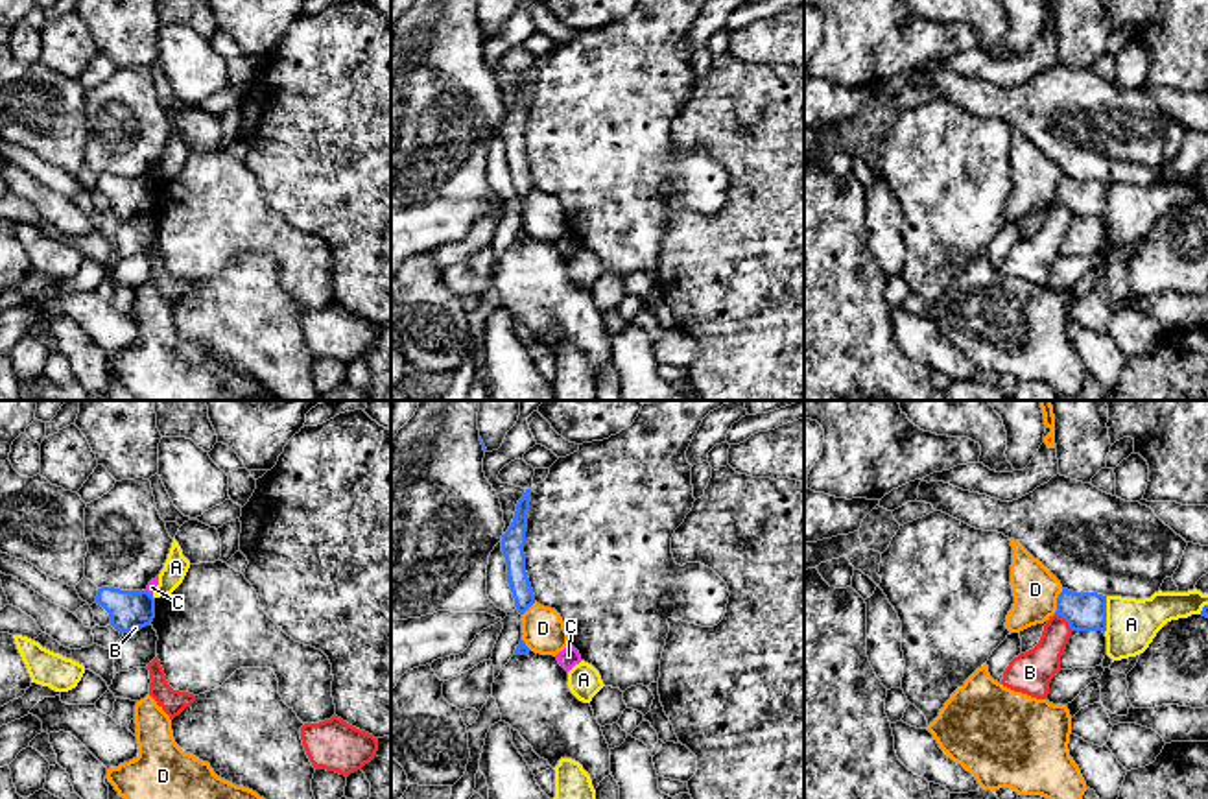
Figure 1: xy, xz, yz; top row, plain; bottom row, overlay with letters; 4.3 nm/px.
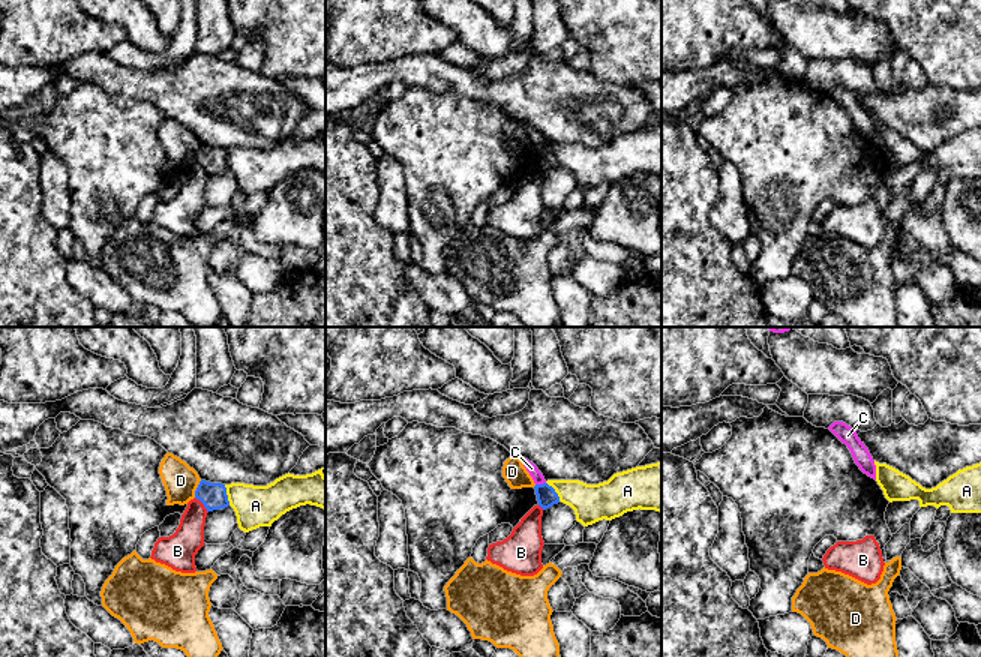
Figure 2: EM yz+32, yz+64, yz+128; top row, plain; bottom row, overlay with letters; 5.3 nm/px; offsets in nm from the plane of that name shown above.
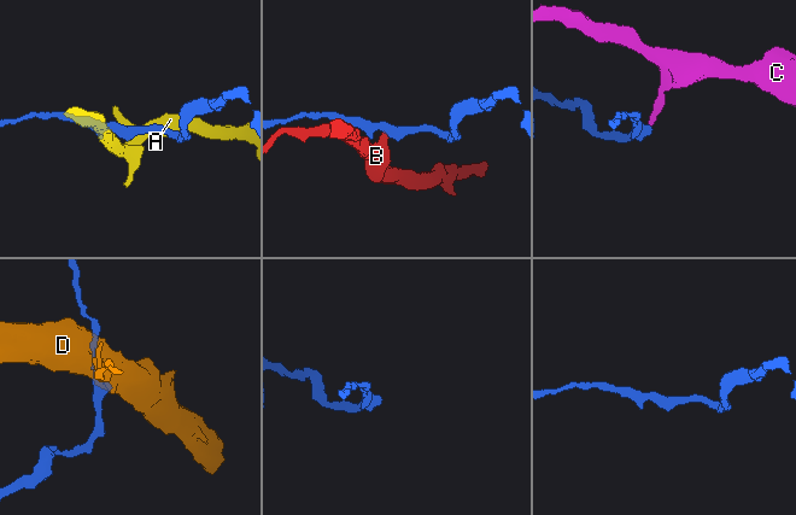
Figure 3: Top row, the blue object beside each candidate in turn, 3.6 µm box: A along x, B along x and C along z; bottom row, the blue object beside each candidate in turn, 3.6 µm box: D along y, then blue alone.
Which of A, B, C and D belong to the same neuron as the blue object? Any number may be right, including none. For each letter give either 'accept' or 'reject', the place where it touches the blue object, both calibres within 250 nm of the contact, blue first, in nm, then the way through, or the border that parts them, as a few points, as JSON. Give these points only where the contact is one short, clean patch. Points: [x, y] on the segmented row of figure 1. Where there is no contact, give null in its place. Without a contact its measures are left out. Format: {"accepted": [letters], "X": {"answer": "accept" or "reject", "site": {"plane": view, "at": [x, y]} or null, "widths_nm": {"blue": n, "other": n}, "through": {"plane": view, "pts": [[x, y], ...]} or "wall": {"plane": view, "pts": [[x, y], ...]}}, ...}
{"accepted": [], "A": {"answer": "reject", "site": {"plane": "yz", "at": [1105, 615]}, "widths_nm": {"blue": 170, "other": 220}}, "B": {"answer": "reject", "site": {"plane": "yz", "at": [1065, 619]}, "widths_nm": {"blue": 170, "other": 160}, "wall": {"plane": "yz", "pts": [[1055, 613], [1072, 630]]}}, "C": {"answer": "reject", "site": {"plane": "xy", "at": [148, 593]}, "widths_nm": {"blue": 170, "other": 50}, "wall": {"plane": "xy", "pts": [[146, 589], [152, 595]]}}, "D": {"answer": "reject", "site": {"plane": "yz", "at": [1057, 602]}, "widths_nm": {"blue": 170, "other": 200}, "wall": {"plane": "yz", "pts": [[1063, 589], [1054, 613]]}}}

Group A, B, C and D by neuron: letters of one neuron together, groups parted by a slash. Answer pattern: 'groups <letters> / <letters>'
groups A / B / C / D

